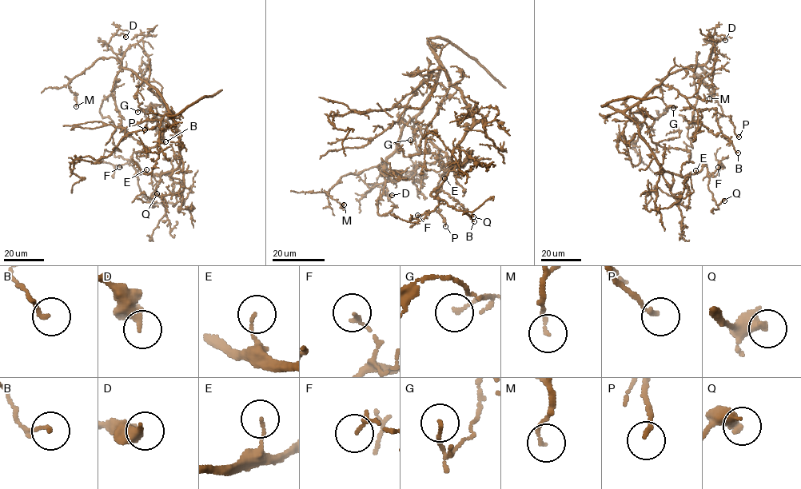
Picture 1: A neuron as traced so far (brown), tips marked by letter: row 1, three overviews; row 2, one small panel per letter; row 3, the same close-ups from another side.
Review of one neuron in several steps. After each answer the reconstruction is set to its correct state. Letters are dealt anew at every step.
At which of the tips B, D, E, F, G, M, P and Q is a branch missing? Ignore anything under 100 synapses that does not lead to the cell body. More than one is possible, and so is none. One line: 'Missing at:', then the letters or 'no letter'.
Missing at: no letter

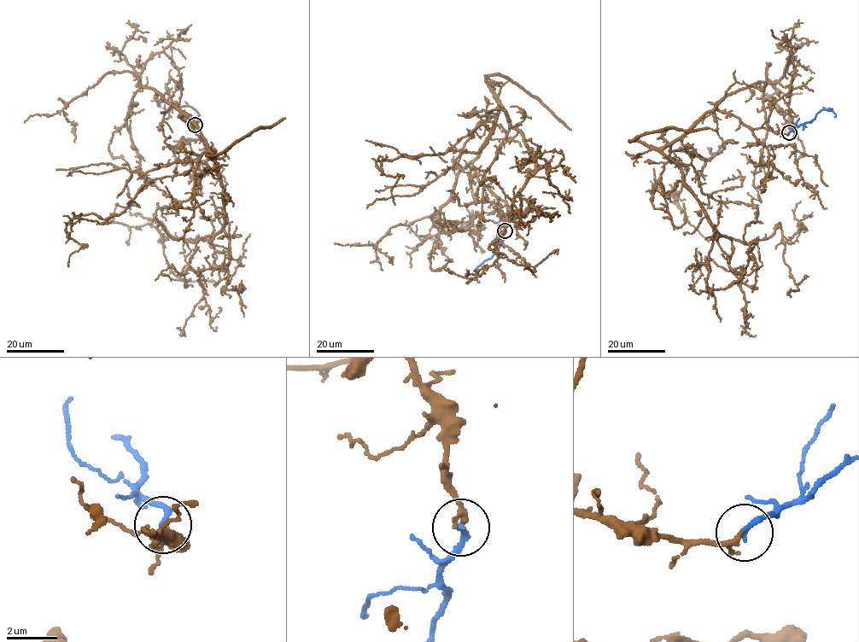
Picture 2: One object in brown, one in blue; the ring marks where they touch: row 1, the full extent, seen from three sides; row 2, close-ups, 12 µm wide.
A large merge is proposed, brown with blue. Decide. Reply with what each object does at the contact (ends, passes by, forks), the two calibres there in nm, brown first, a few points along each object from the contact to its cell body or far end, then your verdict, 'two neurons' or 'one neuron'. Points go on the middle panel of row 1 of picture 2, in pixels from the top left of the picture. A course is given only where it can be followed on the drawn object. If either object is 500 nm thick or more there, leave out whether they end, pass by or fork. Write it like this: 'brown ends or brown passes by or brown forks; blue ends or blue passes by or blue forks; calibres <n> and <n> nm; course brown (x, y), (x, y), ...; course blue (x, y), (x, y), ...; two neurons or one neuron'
brown passes by; blue ends; calibres 180 and 240 nm; course brown (505, 230), (473, 165), (501, 107), (536, 168), (518, 213), (488, 248), (527, 267), (557, 254); course blue (505, 230), (499, 250), (476, 269), (479, 281); one neuron

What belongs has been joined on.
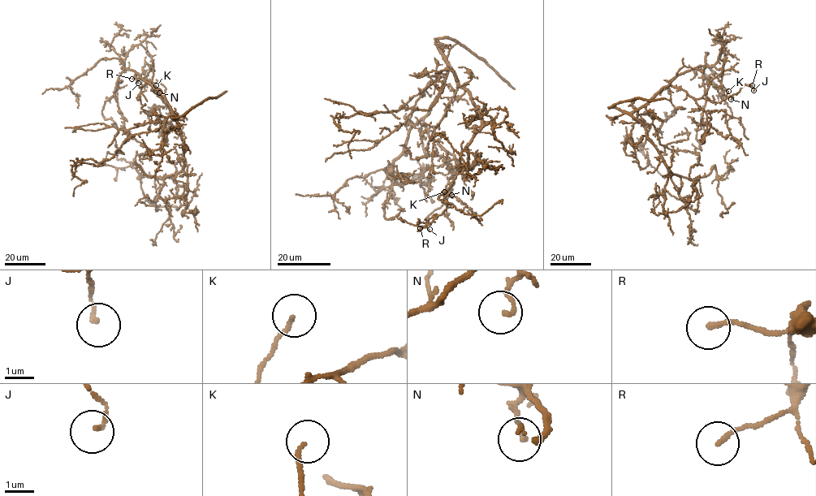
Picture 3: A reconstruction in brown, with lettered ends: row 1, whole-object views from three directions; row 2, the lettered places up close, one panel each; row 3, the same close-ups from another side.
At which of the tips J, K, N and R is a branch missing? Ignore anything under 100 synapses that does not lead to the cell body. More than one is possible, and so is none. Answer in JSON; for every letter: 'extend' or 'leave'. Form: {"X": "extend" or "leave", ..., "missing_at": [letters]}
{"J": "leave", "K": "leave", "N": "leave", "R": "leave", "missing_at": []}

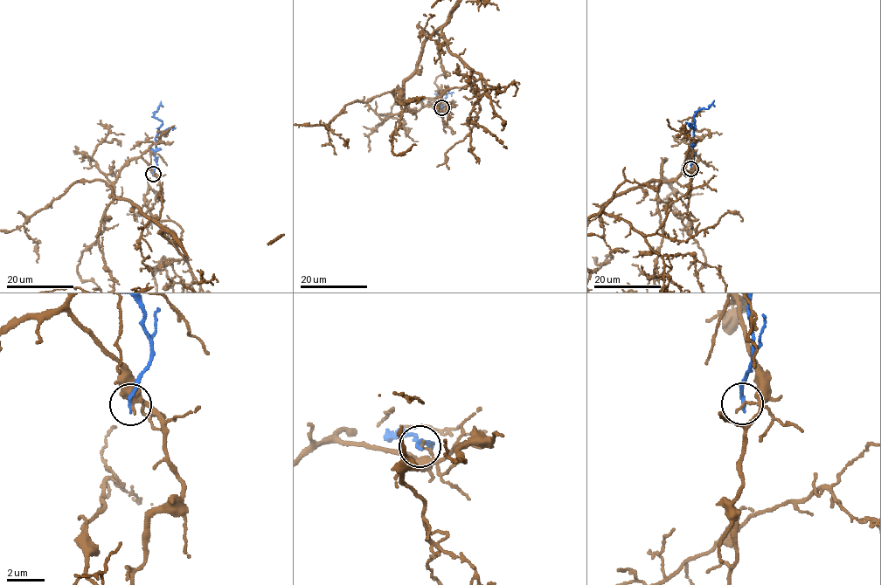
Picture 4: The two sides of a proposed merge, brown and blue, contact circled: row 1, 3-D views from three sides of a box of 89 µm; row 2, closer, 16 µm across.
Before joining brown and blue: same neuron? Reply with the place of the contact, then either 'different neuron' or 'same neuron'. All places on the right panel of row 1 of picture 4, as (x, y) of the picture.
place (690, 168); different neuron

